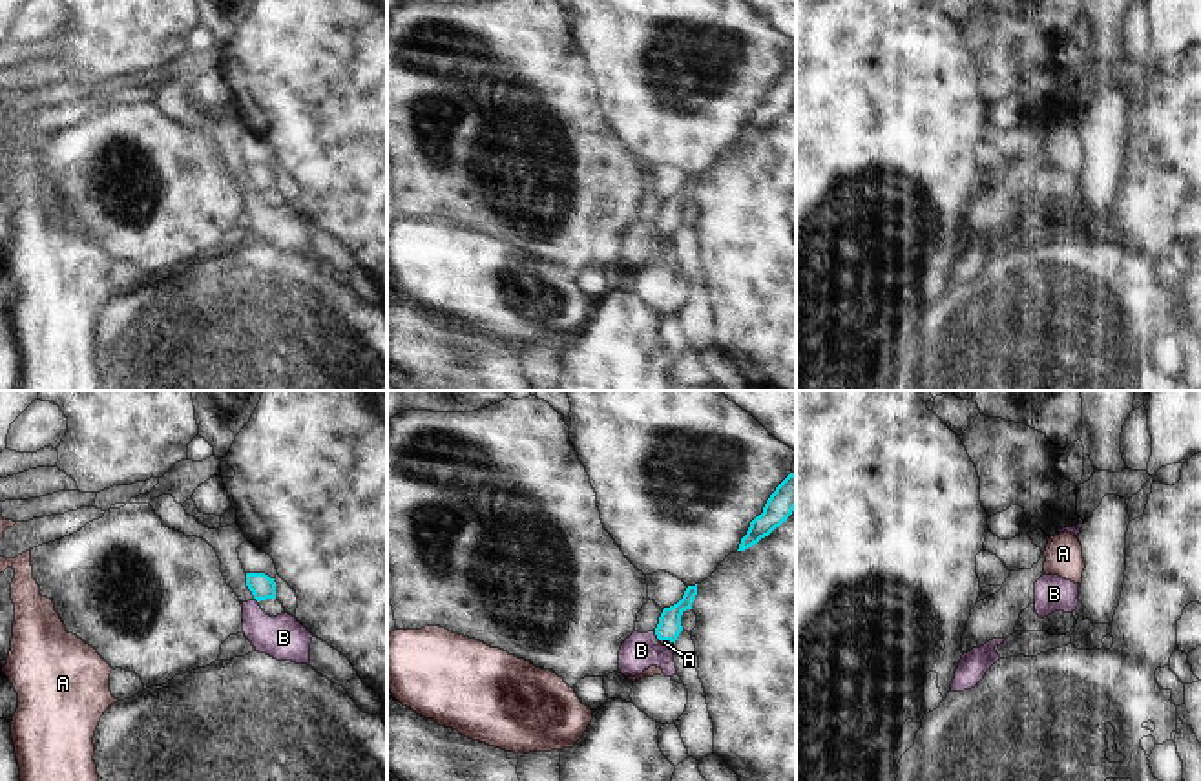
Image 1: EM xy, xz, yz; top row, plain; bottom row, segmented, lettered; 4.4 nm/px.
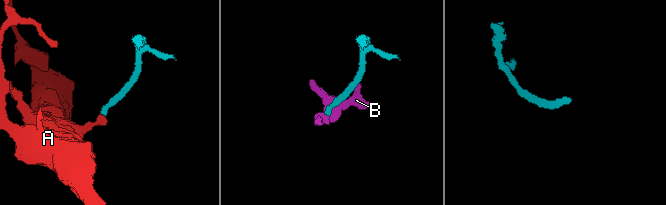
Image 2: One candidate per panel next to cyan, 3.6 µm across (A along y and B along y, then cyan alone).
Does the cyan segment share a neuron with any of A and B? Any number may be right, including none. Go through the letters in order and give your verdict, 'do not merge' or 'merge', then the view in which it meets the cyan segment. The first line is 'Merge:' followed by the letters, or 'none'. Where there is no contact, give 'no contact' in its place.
Merge: A
A: merge | xz
B: do not merge | xz

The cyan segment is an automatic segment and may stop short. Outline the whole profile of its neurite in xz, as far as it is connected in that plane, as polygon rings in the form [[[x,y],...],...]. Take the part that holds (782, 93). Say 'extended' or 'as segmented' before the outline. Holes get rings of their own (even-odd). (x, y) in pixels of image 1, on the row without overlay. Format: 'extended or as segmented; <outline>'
as segmented; [[[790,64],[770,86],[763,104],[750,113],[747,126],[741,130],[739,141],[745,142],[768,128],[796,100],[796,66]]]

